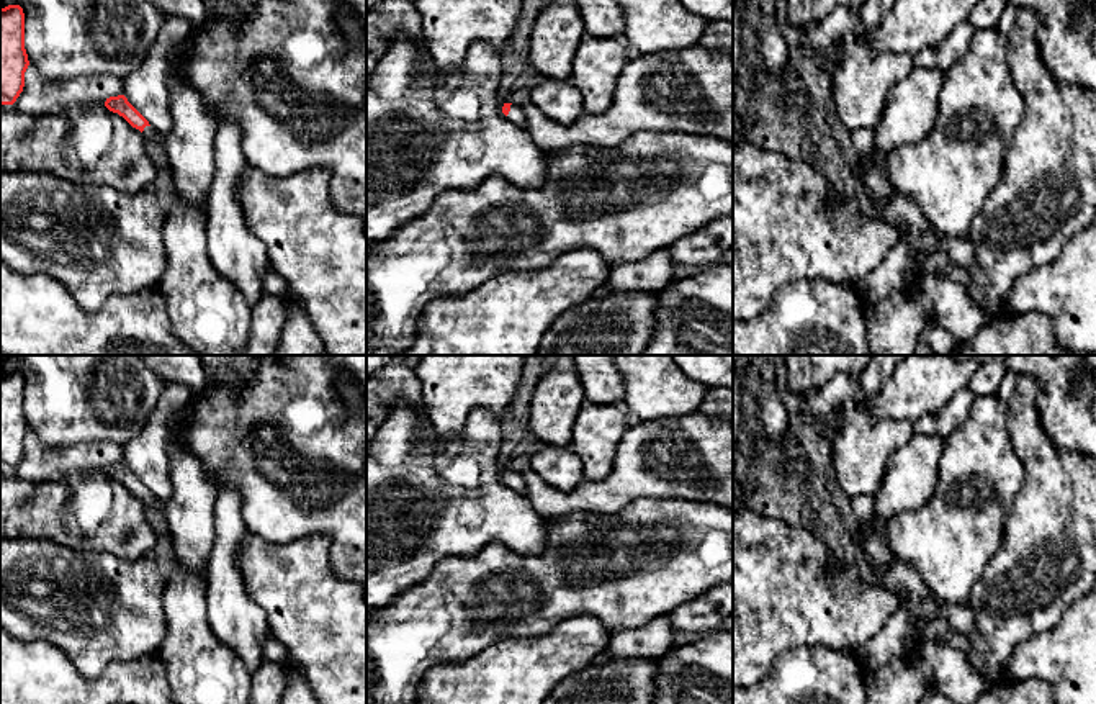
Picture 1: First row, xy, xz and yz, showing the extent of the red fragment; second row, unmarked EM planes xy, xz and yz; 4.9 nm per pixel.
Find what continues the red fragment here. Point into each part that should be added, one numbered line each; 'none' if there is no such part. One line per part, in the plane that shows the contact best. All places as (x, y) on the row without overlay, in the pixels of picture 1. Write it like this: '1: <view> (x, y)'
1: xz (516, 482)

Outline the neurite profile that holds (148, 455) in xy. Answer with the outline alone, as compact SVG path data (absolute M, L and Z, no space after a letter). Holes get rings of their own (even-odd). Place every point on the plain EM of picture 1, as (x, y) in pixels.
M164 381L164 393L144 427L123 445L123 462L162 501L172 494L168 424L191 399L188 386Z

